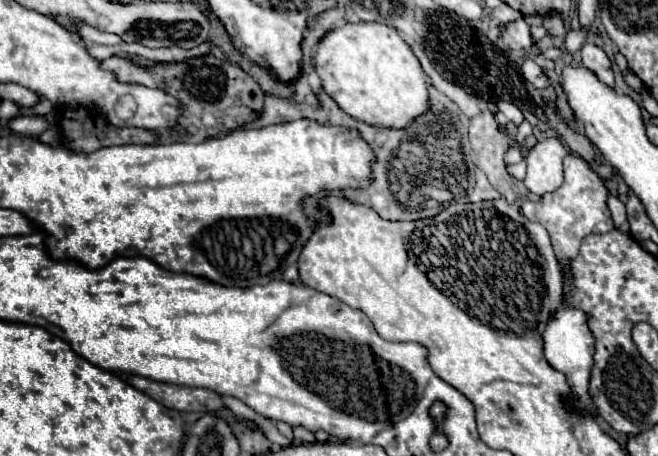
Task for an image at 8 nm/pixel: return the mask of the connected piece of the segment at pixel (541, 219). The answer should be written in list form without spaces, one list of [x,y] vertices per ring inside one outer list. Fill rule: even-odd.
[[[570,153],[564,159],[564,185],[560,189],[556,189],[554,193],[546,193],[540,203],[524,201],[520,211],[528,219],[538,221],[540,225],[546,227],[546,231],[552,239],[554,253],[560,261],[560,267],[564,269],[568,259],[578,253],[578,247],[586,235],[608,233],[614,229],[612,217],[608,213],[606,197],[608,197],[608,189],[606,189],[604,181],[588,167],[588,163],[582,157]]]

